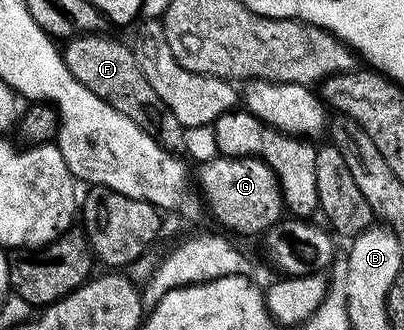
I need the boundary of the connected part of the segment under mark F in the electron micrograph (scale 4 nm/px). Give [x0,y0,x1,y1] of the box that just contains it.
[61,32,186,152]

